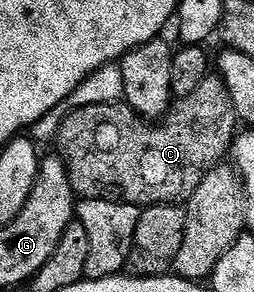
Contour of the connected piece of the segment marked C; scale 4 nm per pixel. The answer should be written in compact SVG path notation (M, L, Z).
M209 75L197 91L178 98L158 123L140 117L126 103L72 109L61 123L57 146L67 165L69 183L76 198L105 197L109 201L124 201L127 205L140 207L170 205L190 199L193 191L201 187L201 179L222 162L219 161L222 157L228 156L229 146L237 133L235 125L235 109L225 83L217 75Z

